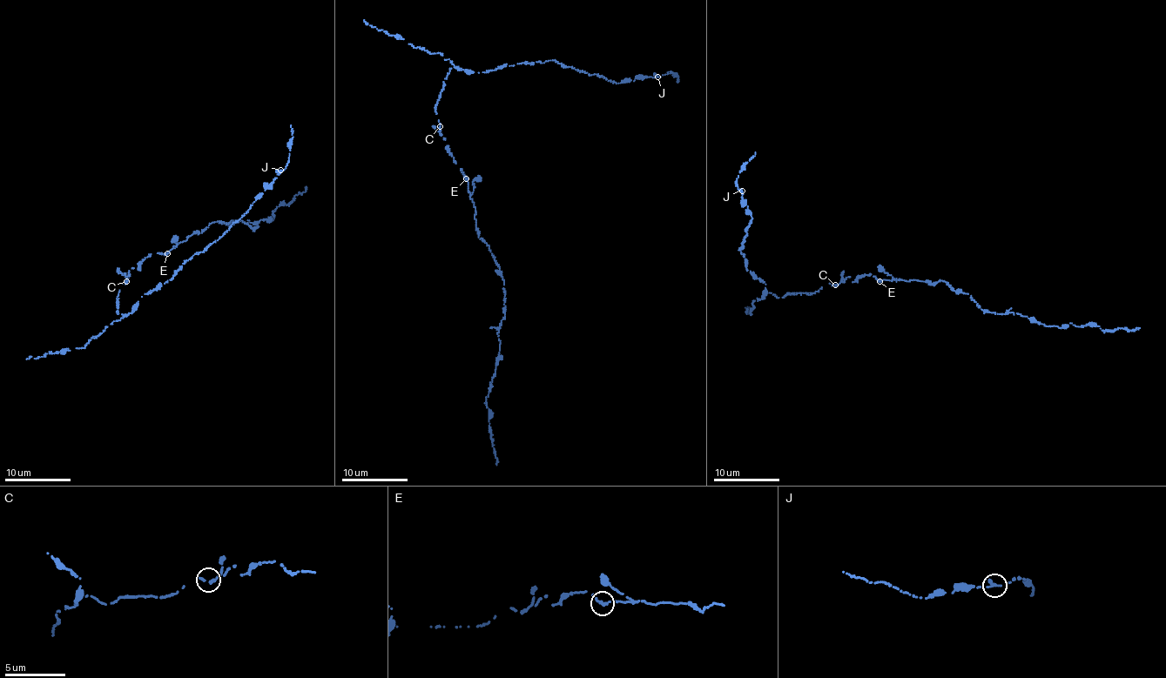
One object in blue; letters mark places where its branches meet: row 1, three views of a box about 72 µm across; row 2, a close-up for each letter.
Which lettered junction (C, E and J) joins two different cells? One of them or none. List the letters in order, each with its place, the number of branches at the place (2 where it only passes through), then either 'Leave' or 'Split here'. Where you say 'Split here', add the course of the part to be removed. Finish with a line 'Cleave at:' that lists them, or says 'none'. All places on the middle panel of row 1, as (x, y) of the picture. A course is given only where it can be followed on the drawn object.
C: Place: (440, 126). Branches: 2. Leave
E: Place: (466, 178). Branches: 2. Leave
J: Place: (657, 77). Branches: 2. Leave
Cleave at: none

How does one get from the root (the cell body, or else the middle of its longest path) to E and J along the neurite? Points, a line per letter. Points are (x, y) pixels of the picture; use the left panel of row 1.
E: (126, 278), (129, 271), (139, 270), (142, 261), (151, 254), (166, 253)
J: (126, 278), (117, 297), (117, 312), (128, 315), (144, 294), (170, 279), (183, 264), (223, 235), (280, 170)

